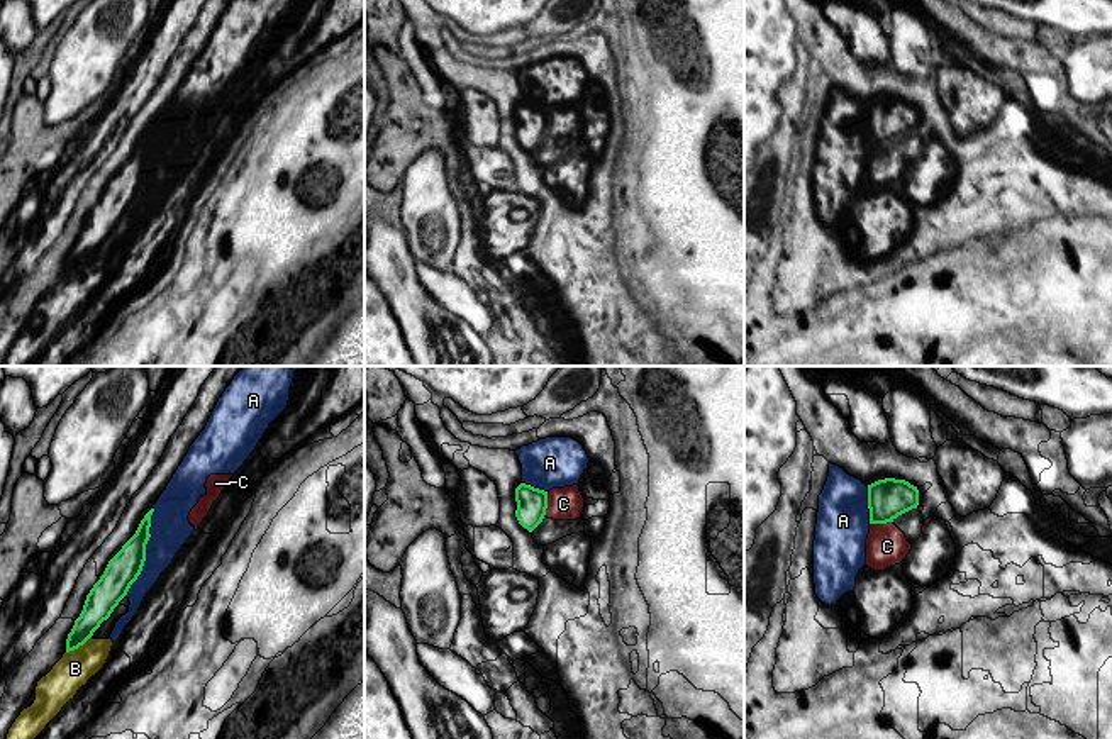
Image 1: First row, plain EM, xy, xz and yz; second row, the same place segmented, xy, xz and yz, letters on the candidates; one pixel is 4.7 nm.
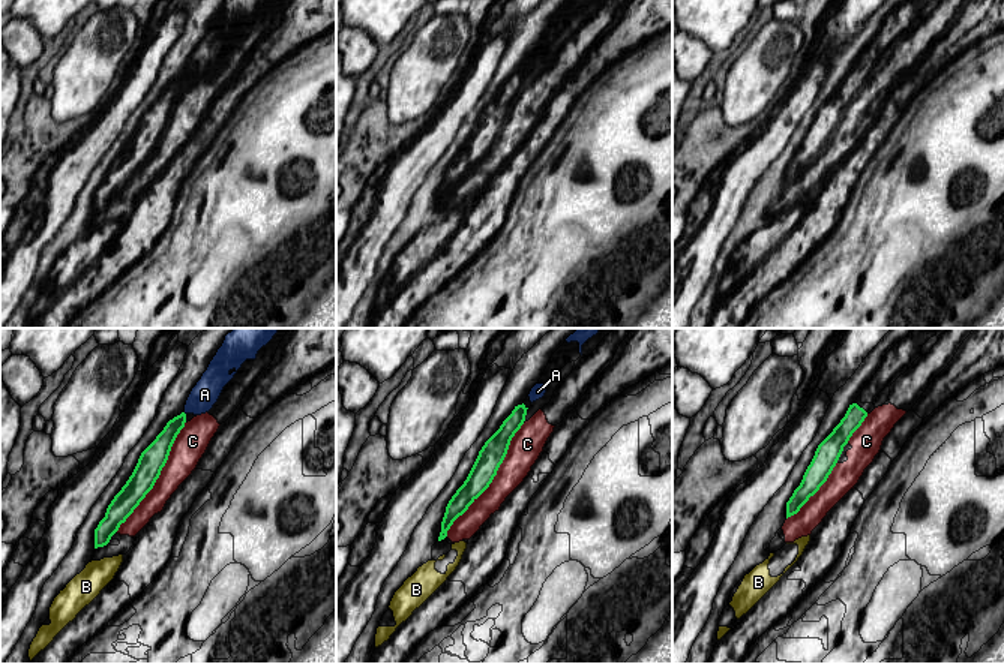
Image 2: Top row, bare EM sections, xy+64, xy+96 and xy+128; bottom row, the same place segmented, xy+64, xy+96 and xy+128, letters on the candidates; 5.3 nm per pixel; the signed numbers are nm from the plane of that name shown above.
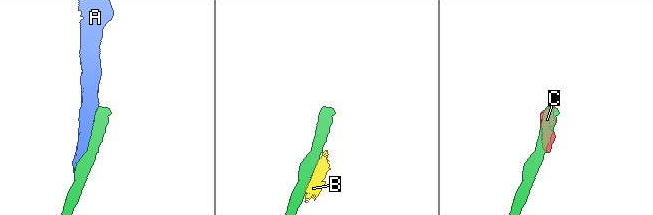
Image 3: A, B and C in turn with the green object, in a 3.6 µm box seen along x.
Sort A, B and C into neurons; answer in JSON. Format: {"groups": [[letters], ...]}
{"groups": [["A"], ["B"], ["C"]]}

